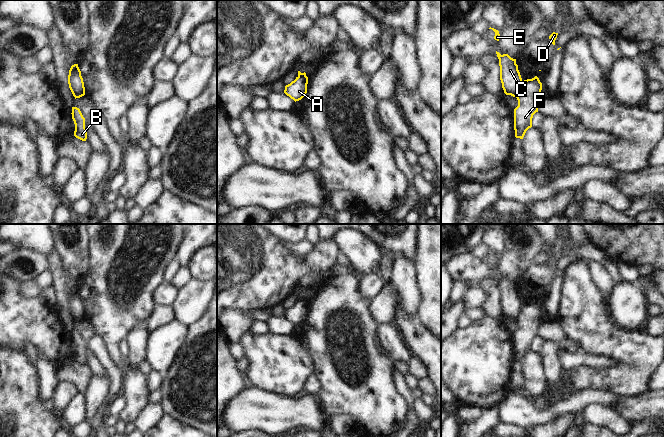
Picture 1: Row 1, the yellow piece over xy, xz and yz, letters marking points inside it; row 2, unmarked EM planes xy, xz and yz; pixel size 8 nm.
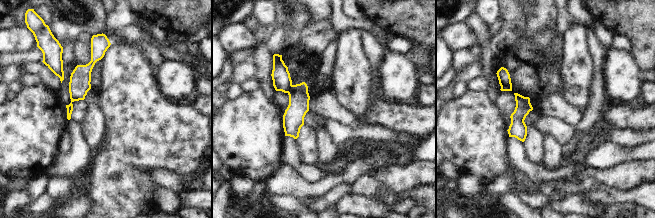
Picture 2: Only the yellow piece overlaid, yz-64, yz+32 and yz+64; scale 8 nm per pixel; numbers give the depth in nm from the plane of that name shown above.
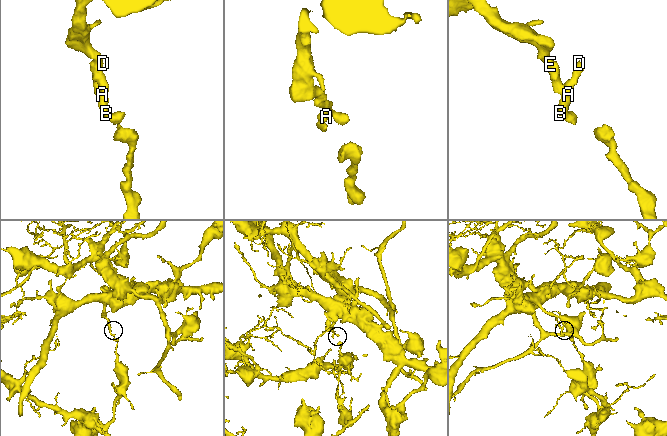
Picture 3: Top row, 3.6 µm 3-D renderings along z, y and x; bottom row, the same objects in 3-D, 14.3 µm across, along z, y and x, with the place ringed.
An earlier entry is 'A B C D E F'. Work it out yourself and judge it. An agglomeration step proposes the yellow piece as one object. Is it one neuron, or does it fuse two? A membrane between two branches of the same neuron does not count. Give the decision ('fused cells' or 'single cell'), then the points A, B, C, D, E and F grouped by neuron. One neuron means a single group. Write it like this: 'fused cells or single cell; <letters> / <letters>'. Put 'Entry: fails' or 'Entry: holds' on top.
Entry: fails
fused cells; A B D F / C E

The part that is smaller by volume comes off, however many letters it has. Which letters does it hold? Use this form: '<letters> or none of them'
A, B, D, F

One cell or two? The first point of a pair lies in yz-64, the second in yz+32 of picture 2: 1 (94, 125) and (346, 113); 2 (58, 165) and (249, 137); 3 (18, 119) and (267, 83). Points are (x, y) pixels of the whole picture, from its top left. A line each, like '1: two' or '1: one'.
1: two
2: two
3: two

